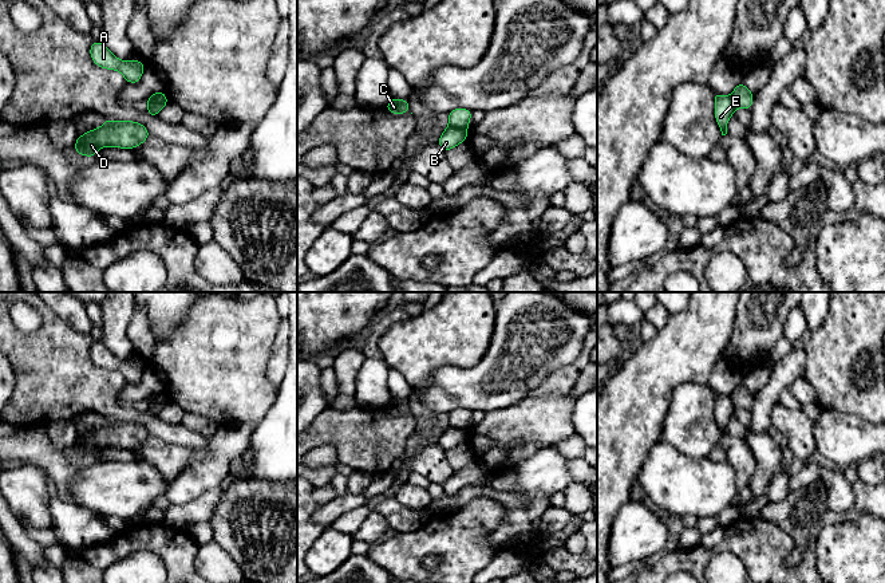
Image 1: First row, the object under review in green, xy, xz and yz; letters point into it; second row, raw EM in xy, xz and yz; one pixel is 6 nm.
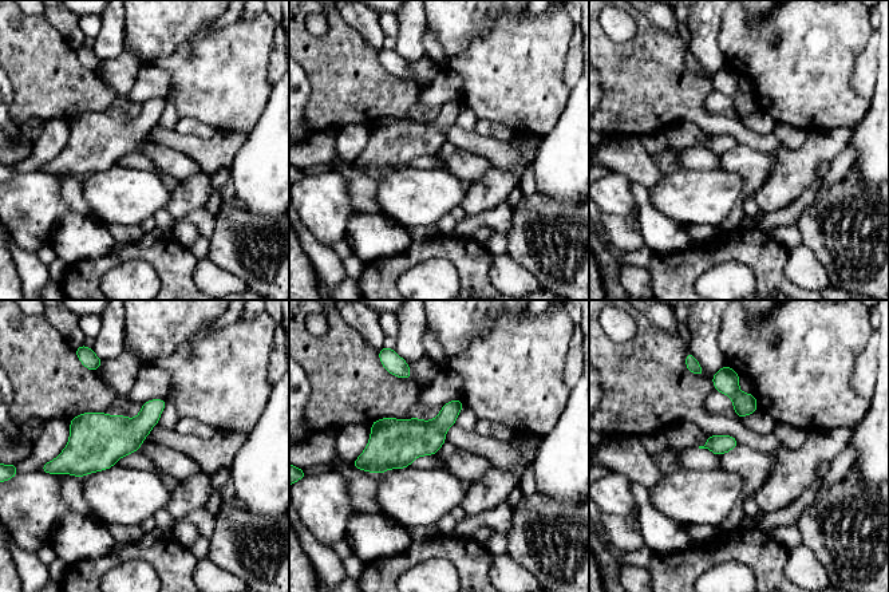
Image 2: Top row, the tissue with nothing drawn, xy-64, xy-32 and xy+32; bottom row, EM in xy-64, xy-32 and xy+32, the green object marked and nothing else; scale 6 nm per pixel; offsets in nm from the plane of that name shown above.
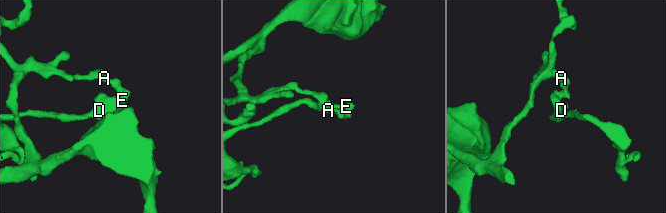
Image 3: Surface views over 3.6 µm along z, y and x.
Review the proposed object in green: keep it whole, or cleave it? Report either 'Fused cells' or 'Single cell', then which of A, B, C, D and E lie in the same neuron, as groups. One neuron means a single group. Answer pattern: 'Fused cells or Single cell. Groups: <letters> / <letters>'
Fused cells. Groups: A B / C D E

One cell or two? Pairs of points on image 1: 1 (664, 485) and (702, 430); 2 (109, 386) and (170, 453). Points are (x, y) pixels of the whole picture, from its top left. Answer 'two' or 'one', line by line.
1: two
2: two

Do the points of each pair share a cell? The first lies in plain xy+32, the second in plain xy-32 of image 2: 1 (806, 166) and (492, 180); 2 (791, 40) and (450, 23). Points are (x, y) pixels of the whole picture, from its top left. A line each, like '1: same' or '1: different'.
1: same
2: different

